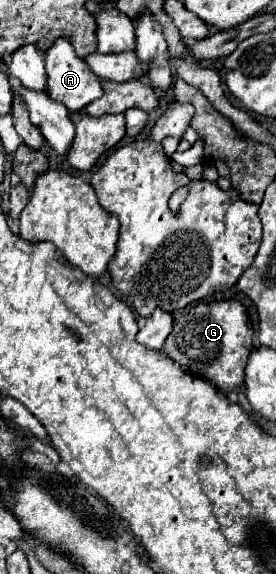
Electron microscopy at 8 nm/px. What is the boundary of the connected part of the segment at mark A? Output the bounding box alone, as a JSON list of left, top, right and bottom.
[45,40,103,112]

